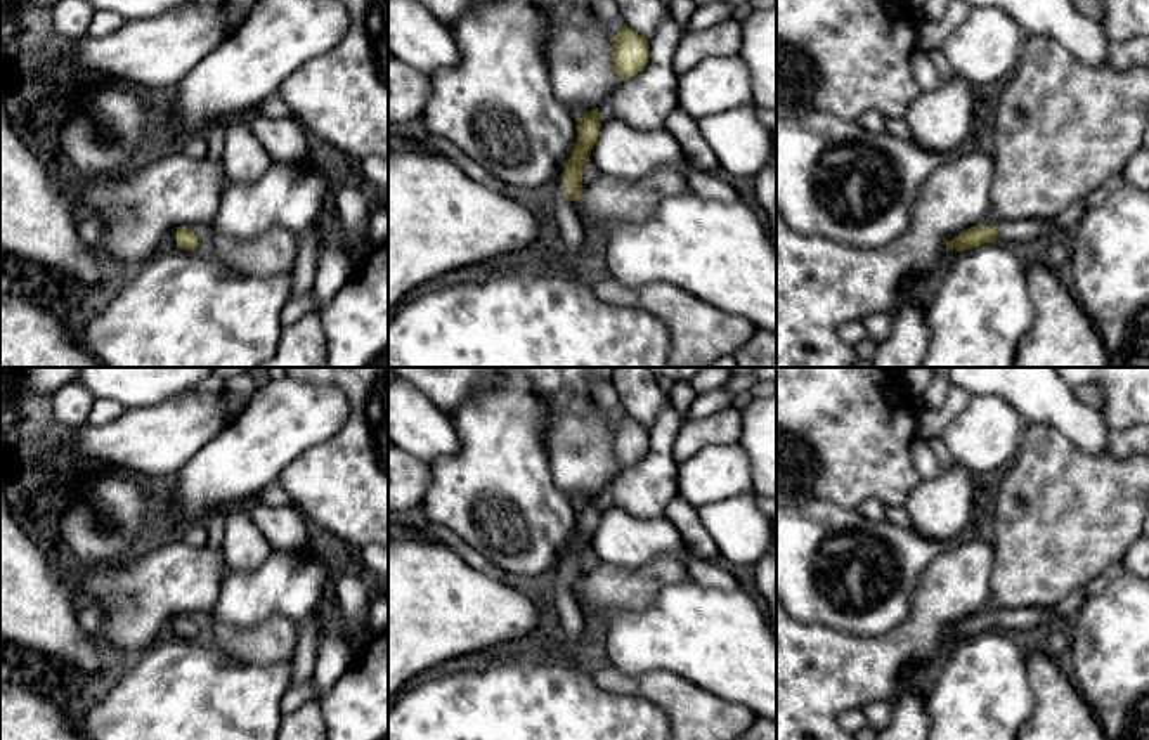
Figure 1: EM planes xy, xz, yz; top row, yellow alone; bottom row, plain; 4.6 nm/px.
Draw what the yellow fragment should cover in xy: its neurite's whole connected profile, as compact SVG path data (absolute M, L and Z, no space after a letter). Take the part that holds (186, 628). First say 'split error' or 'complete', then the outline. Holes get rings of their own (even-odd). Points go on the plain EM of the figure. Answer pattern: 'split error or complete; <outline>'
split error; M187 613L173 617L168 624L168 631L173 638L182 639L196 639L199 633L196 622Z

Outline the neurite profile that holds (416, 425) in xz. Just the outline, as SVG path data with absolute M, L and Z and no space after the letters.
M399 378L388 381L388 438L430 464L459 451L459 438L449 414L414 385Z

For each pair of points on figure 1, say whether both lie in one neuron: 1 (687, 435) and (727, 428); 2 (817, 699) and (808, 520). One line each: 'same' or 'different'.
1: same
2: different

